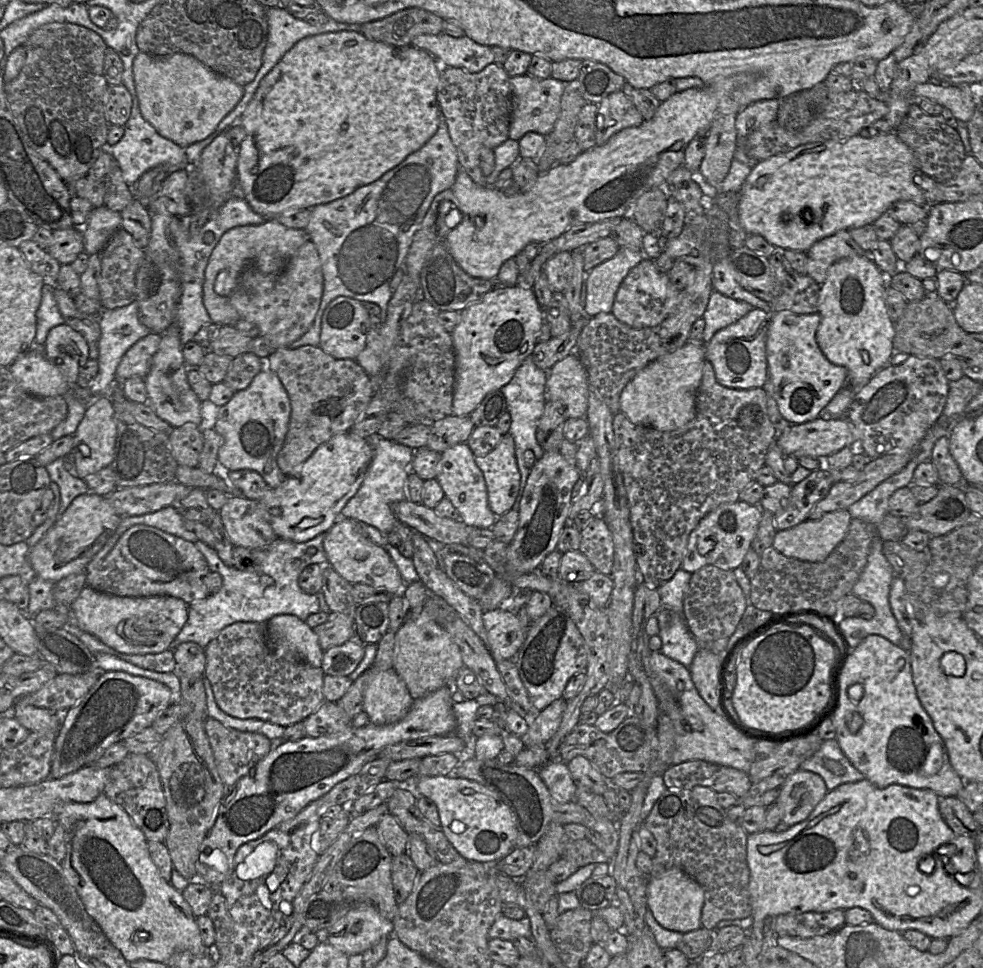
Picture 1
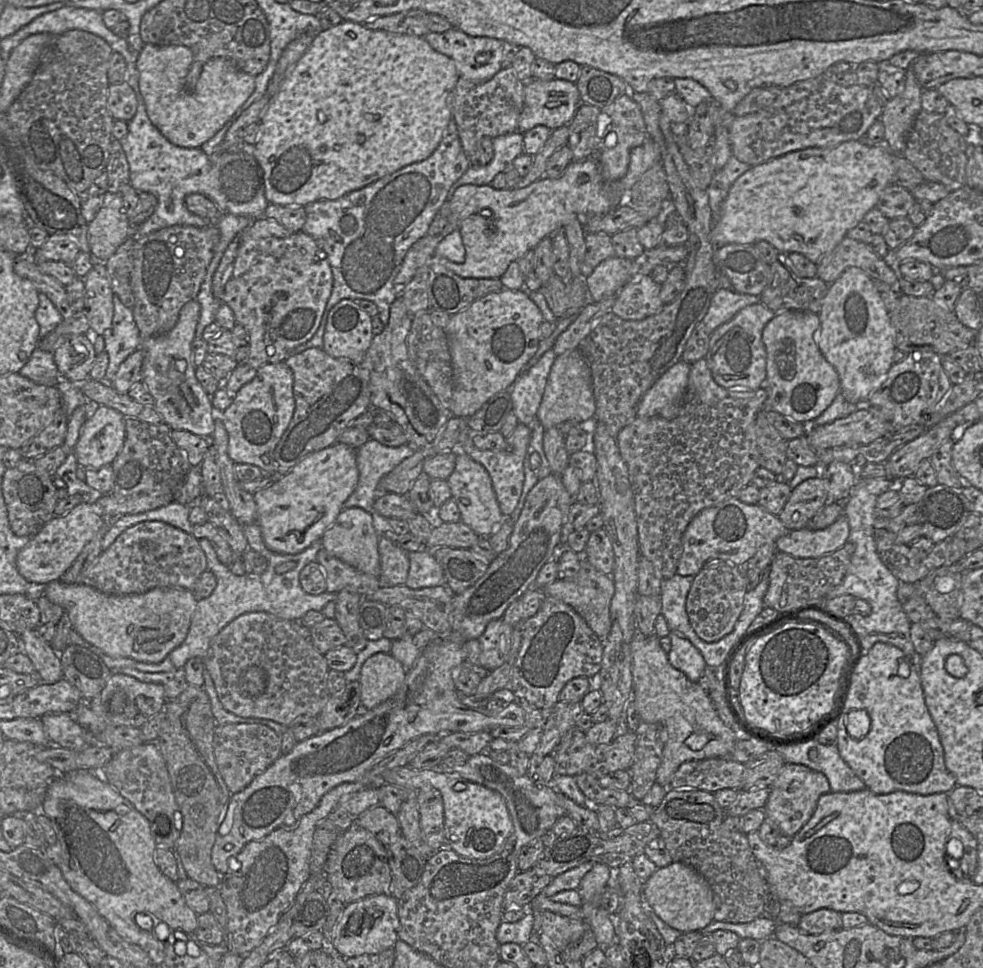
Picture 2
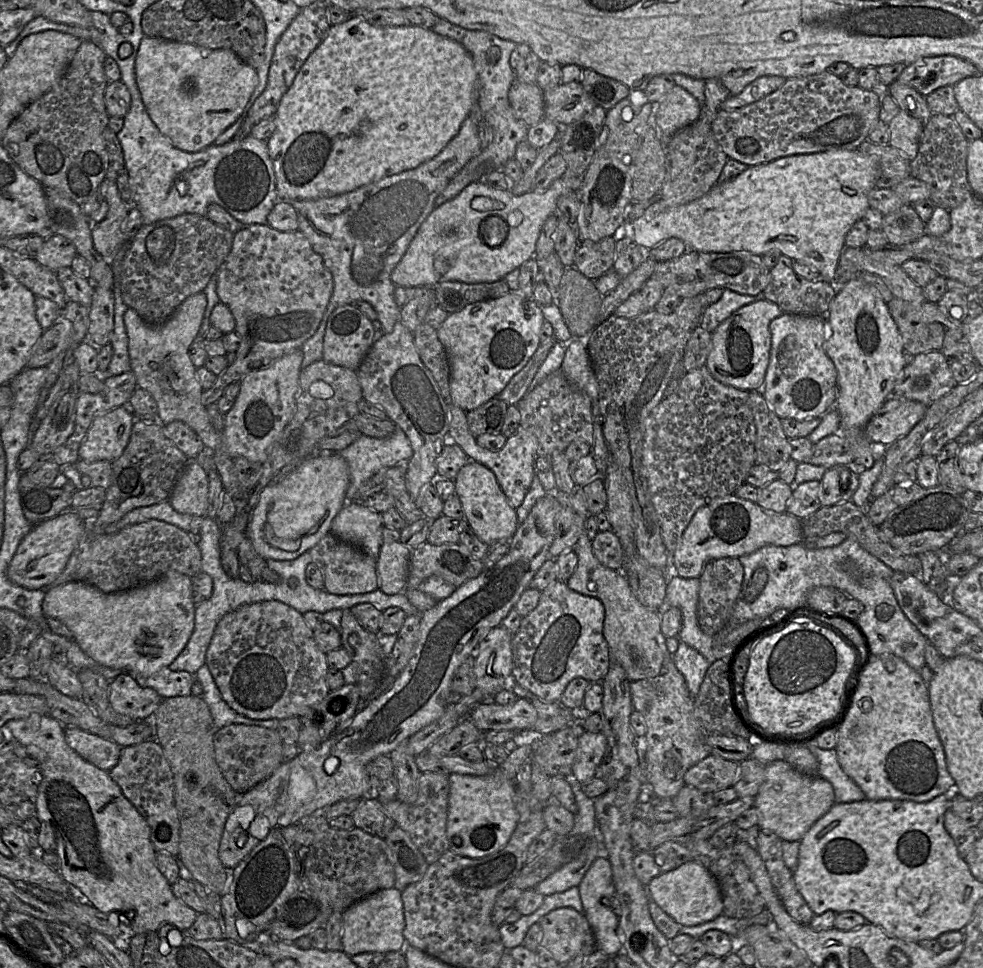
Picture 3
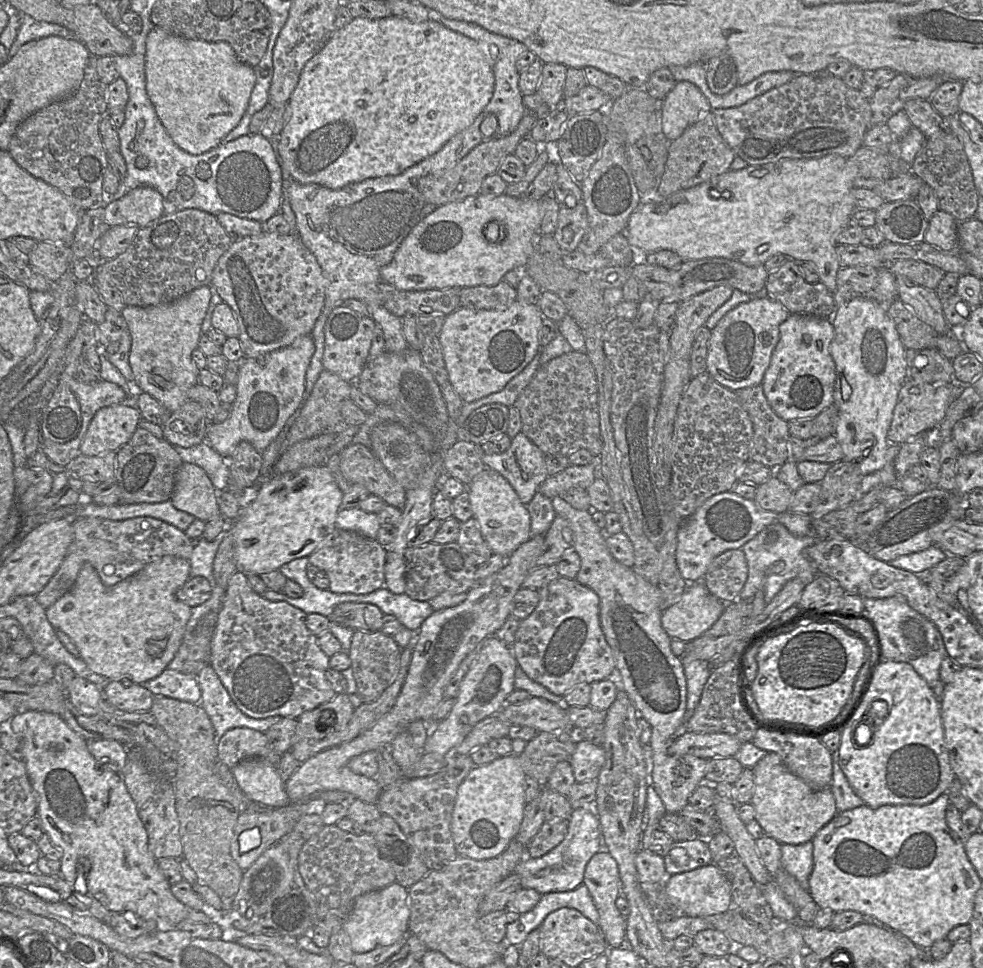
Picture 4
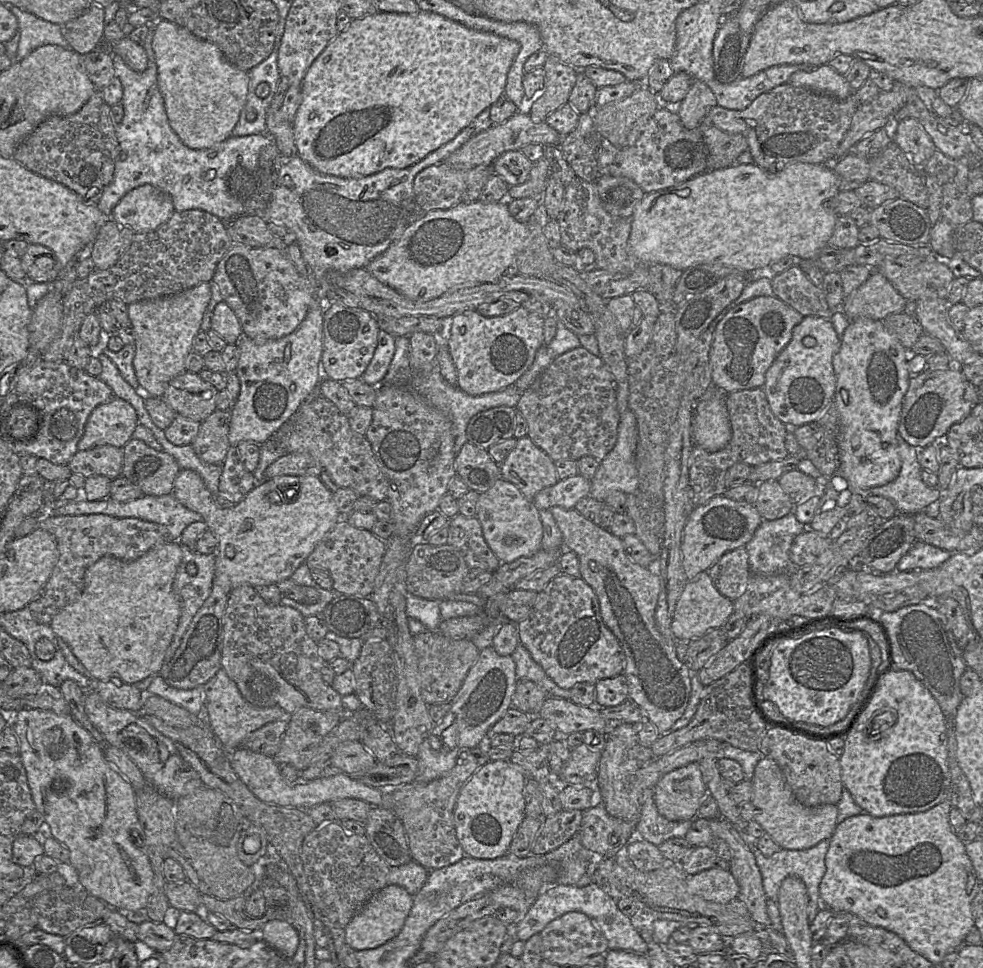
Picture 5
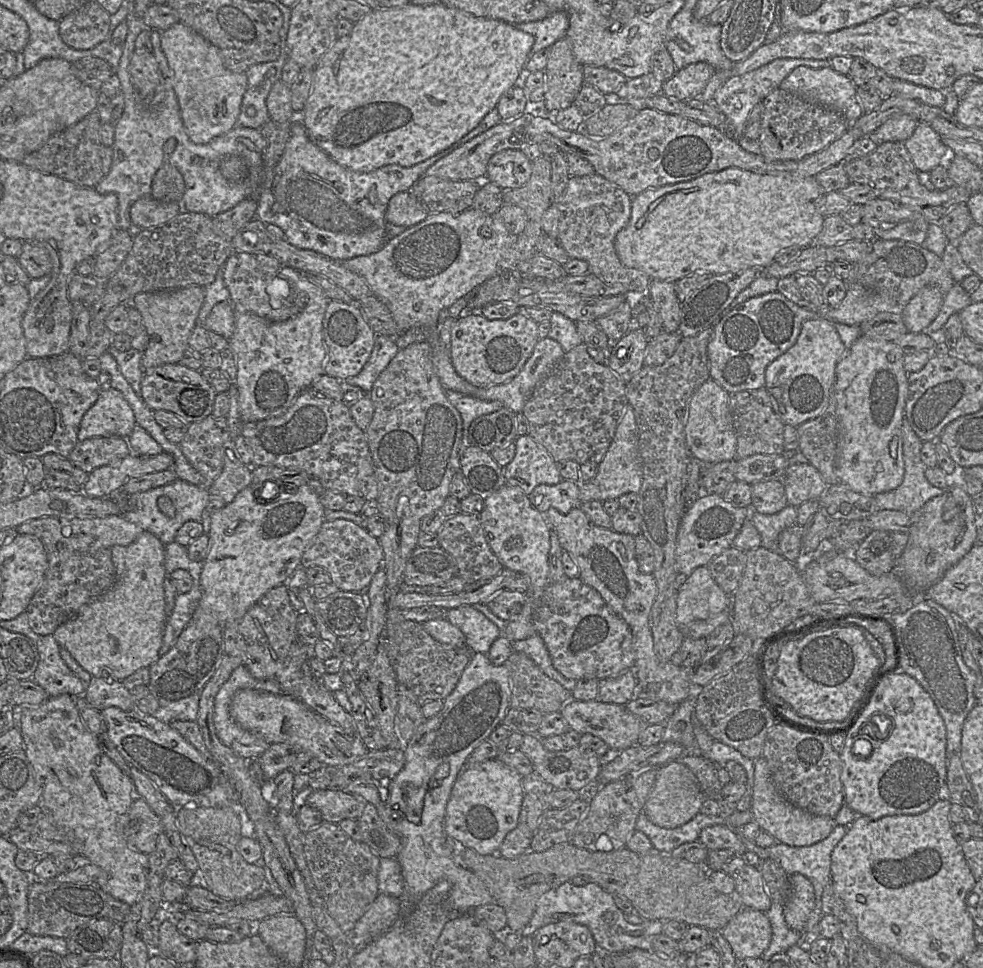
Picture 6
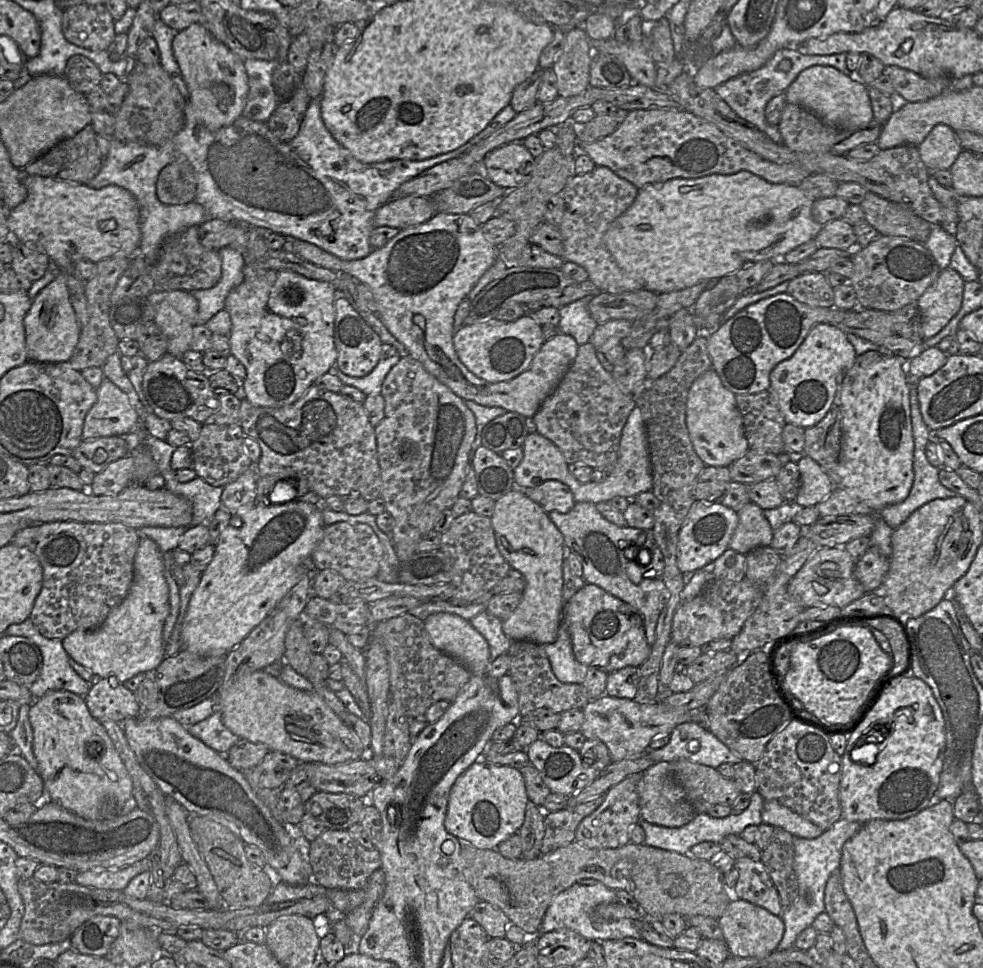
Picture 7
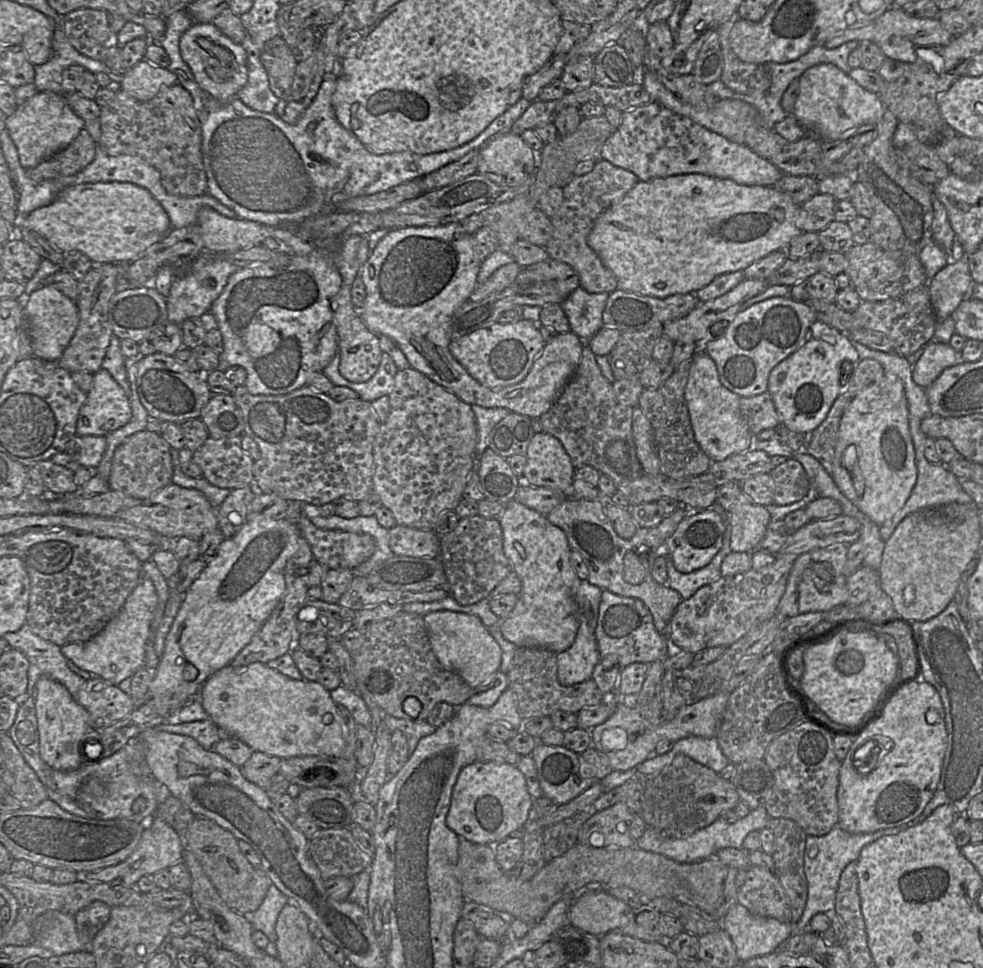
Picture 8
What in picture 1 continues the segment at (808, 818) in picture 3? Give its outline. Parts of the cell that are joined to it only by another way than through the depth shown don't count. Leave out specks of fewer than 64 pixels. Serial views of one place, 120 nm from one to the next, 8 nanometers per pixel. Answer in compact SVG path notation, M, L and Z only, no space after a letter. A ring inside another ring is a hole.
M798 769L788 775L775 801L781 808L782 822L791 827L804 821L827 792L823 778L816 773Z

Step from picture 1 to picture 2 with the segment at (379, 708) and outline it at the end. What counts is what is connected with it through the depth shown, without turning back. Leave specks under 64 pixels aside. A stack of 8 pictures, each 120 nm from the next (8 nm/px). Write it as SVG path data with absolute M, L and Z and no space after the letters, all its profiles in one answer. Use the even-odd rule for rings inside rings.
M390 653L369 657L361 668L361 703L369 710L394 695L405 679L407 669Z

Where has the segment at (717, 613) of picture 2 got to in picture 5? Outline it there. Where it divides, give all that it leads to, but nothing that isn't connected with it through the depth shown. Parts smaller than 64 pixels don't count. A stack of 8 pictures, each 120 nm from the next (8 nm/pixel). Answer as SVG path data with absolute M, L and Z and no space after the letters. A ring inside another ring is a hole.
M745 547L726 552L707 572L721 595L736 600L743 594L751 575Z

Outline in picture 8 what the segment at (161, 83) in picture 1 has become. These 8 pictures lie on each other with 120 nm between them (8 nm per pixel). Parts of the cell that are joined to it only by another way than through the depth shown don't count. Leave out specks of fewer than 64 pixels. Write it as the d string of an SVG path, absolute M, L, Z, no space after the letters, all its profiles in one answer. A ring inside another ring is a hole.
M212 22L193 23L181 36L180 53L191 69L198 85L221 103L237 97L247 83L247 53L241 44L234 43Z

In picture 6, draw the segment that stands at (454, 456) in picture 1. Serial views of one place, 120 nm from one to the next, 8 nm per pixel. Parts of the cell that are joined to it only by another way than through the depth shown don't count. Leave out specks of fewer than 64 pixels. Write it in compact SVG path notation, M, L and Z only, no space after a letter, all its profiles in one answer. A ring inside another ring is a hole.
M505 484L484 499L484 508L479 515L487 542L504 568L530 578L527 602L515 620L508 621L504 635L512 642L537 635L532 622L533 600L539 599L544 589L552 583L549 573L551 527L546 516L531 503L528 495L518 486Z

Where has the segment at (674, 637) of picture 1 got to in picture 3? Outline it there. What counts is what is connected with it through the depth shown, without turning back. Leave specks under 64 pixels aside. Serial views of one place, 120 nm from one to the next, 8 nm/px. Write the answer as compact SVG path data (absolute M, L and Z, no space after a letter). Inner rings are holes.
M682 641L672 657L678 671L685 678L691 696L696 698L709 668L709 662L697 650Z

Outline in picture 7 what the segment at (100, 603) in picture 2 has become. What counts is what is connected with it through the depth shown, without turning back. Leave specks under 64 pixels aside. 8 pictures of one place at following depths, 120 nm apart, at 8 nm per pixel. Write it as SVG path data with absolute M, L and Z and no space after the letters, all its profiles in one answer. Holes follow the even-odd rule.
M140 538L134 557L132 584L126 597L107 615L105 621L90 631L76 630L62 639L62 646L75 662L101 678L115 678L123 683L139 673L152 673L165 656L163 627L169 614L169 587L164 577L163 553L155 541Z

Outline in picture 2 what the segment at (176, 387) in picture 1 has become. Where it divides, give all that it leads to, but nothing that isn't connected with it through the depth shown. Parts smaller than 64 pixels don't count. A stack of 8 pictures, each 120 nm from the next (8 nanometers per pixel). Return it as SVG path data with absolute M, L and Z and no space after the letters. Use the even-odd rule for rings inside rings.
M196 299L189 301L181 309L177 323L168 333L141 340L140 348L144 351L142 382L154 399L154 409L172 430L189 431L211 438L214 431L211 396L196 379L191 350L196 338L200 308Z

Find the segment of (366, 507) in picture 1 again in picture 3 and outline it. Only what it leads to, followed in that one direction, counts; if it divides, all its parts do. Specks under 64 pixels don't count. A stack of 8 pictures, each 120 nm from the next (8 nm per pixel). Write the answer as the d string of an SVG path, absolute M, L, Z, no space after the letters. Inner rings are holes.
M396 425L389 437L375 438L362 434L339 454L349 465L350 484L346 500L357 501L359 488L366 480L379 471L406 465L413 456L413 449L404 431Z

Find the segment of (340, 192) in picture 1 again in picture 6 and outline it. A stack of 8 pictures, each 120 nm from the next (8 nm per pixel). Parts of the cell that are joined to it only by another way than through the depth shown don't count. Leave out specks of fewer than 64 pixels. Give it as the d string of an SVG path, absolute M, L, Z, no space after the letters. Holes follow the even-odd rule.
M408 3L401 7L396 8L388 8L388 9L374 9L371 10L370 13L366 14L362 19L358 22L354 23L354 27L352 31L343 36L338 38L331 48L322 56L322 58L318 61L317 65L314 68L314 79L312 84L312 89L310 95L306 101L306 104L300 114L300 119L303 122L310 138L312 141L321 148L324 152L326 152L333 160L335 160L341 166L348 168L355 172L371 172L376 169L379 169L383 166L390 165L390 164L397 164L402 167L411 167L420 162L423 162L434 155L448 149L454 143L461 140L466 134L472 131L481 121L482 119L496 107L499 99L501 96L513 88L517 84L521 84L521 81L525 75L525 66L527 61L529 60L530 51L532 46L535 42L535 37L528 32L524 32L518 29L515 25L495 19L489 19L484 17L476 17L474 15L465 13L461 10L458 10L453 7L449 7L443 3L431 4L431 5L415 5L413 3Z

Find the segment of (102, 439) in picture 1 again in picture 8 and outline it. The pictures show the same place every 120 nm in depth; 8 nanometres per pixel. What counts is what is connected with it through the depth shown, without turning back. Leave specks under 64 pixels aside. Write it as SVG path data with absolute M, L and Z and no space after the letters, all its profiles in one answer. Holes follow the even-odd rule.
M105 369L94 374L92 388L87 393L87 400L83 405L77 423L77 436L107 436L124 427L132 418L130 400L123 388Z

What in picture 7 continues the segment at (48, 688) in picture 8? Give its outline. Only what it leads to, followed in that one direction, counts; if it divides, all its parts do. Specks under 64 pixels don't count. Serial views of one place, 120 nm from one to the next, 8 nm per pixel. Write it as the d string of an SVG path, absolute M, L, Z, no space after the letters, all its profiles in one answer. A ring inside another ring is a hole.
M50 690L46 692L42 697L33 700L31 708L29 710L29 720L33 730L33 753L38 762L37 772L43 780L44 788L46 791L46 798L58 803L60 806L66 810L84 818L87 820L103 820L104 817L100 811L100 804L105 797L114 797L117 801L118 806L120 806L120 814L126 814L130 807L133 805L133 784L129 773L127 772L117 750L115 749L106 729L102 724L95 719L89 712L85 700L82 696L66 690ZM90 742L99 742L102 744L102 751L97 757L92 757L87 753L87 745Z

